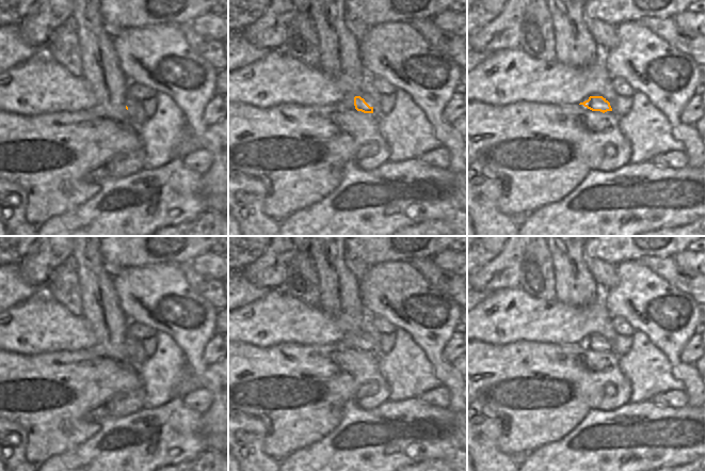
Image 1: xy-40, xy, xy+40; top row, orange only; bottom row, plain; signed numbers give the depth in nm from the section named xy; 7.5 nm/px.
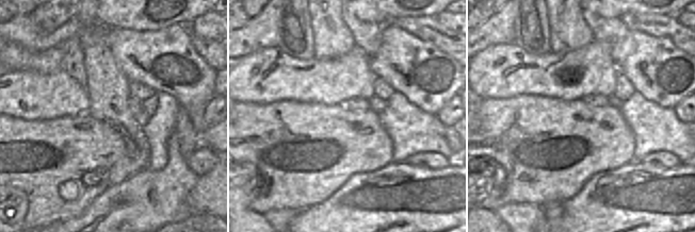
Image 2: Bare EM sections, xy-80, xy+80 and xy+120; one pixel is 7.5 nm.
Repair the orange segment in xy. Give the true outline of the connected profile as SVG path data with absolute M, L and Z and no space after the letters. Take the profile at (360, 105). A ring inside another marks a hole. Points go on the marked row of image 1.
M360 94L354 97L355 109L364 113L373 113L374 104L375 101L368 94Z

